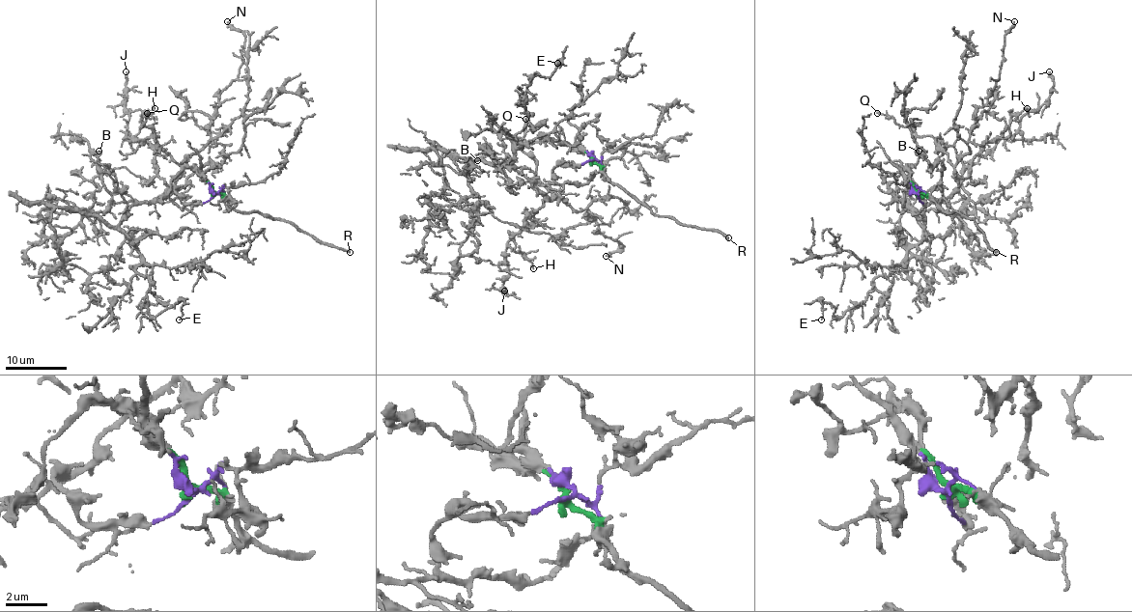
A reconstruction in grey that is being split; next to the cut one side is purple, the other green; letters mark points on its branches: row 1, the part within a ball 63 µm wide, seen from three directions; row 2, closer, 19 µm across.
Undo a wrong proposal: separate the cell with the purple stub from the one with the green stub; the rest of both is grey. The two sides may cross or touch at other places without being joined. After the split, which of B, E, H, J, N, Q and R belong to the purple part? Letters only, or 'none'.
B, E, H, J, N, Q

